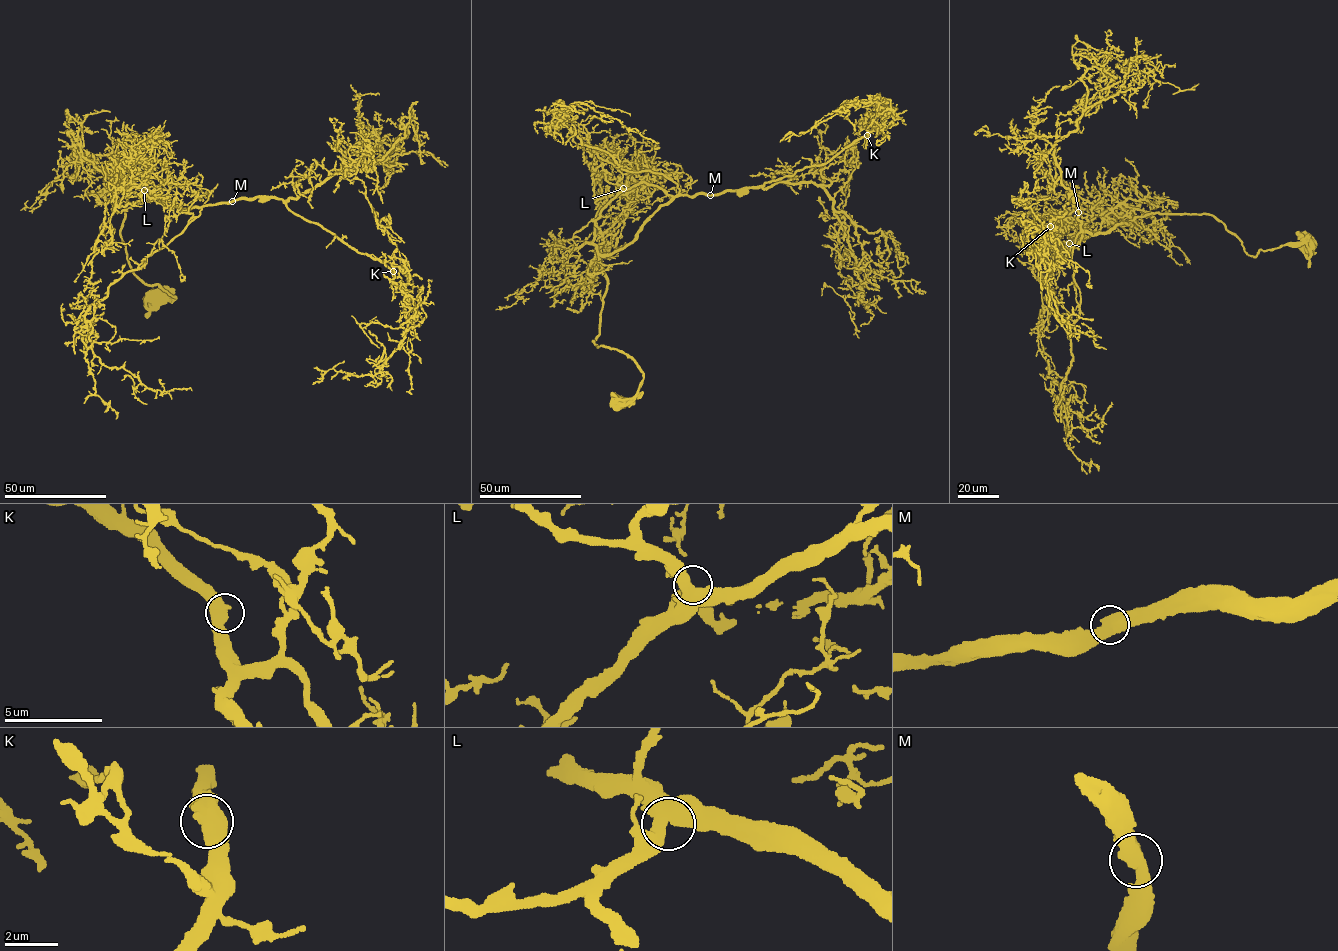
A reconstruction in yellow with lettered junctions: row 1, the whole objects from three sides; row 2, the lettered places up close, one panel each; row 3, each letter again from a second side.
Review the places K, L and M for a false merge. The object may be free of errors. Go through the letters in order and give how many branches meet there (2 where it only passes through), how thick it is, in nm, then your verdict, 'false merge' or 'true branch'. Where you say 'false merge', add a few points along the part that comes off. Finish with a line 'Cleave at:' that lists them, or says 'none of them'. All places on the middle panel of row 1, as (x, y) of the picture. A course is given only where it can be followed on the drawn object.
K: branches 2; calibre 600 nm; true branch
L: branches 2; calibre 550 nm; true branch
M: branches 2; calibre 550 nm; true branch
Cleave at: none of them

